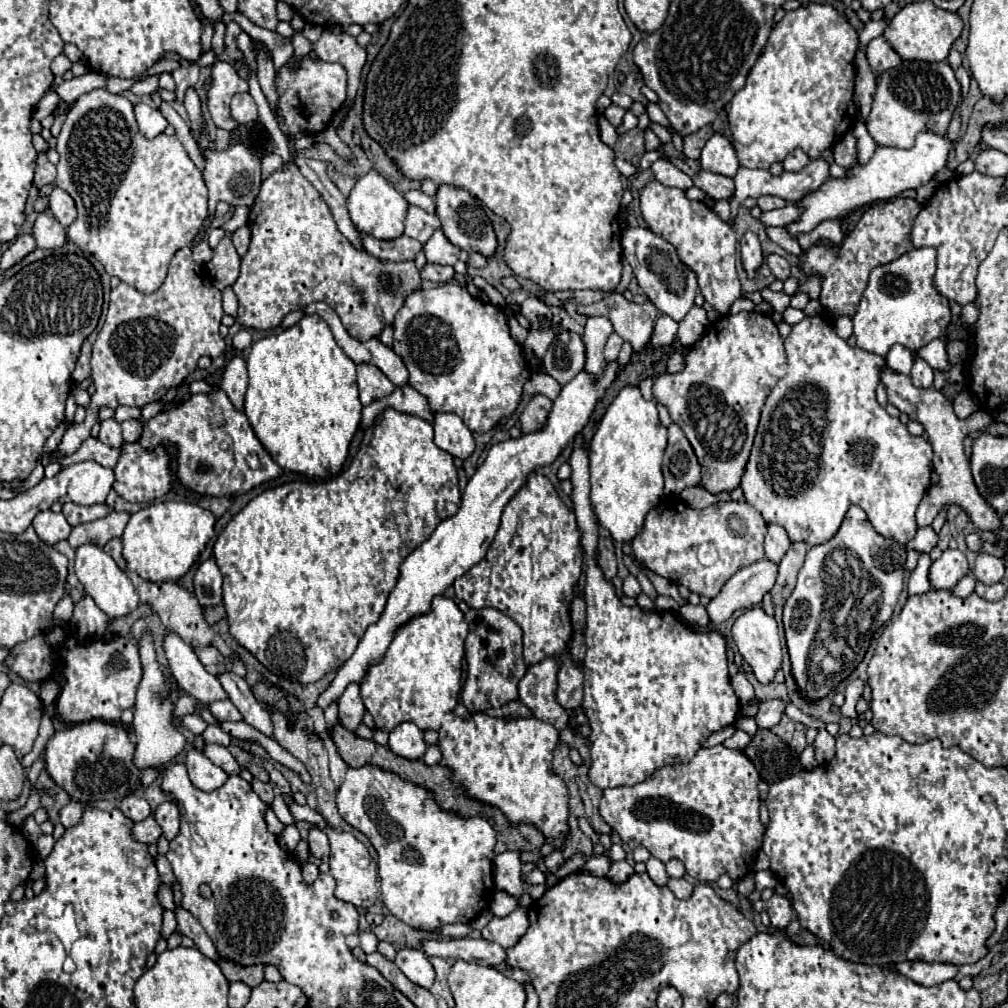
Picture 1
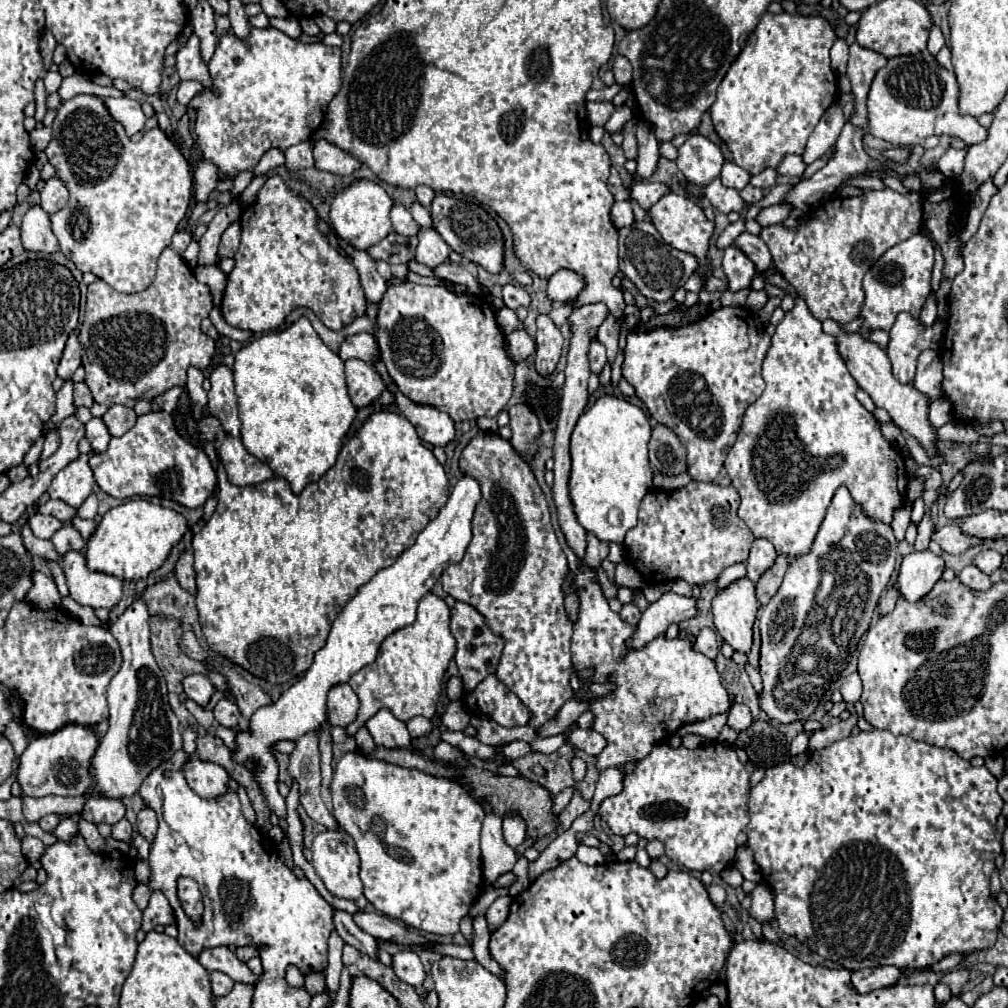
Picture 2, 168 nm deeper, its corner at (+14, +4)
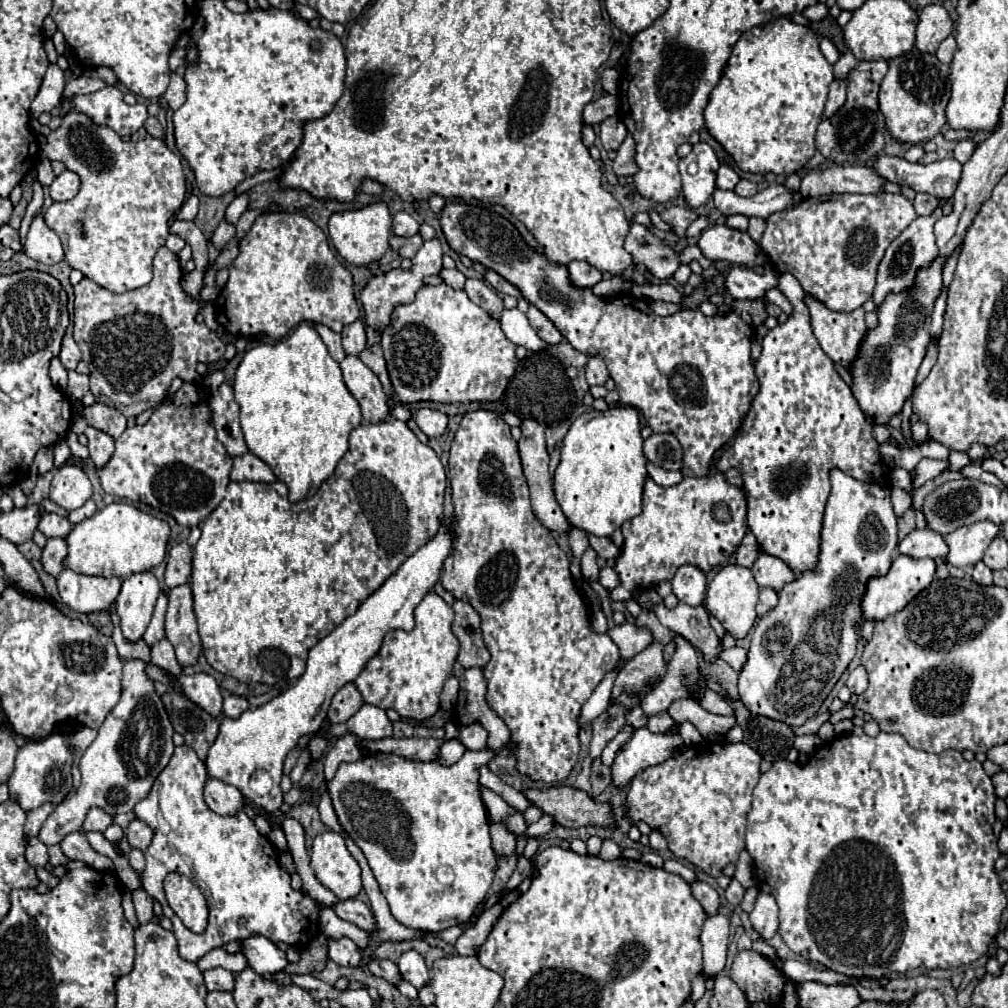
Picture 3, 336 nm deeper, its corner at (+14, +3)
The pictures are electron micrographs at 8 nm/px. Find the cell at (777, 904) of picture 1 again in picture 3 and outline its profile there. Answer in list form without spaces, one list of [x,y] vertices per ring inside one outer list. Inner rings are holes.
[[[761,893],[761,895],[757,897],[755,909],[749,913],[751,925],[753,925],[753,929],[761,935],[761,939],[769,941],[769,939],[777,933],[777,927],[779,927],[777,913],[779,913],[779,909],[777,909],[777,903],[775,903],[773,895]]]

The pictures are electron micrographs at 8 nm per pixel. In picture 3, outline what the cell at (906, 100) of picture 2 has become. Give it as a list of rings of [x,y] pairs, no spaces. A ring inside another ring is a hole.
[[[911,49],[889,61],[889,71],[879,91],[879,109],[885,115],[887,129],[897,141],[925,143],[947,123],[945,107],[949,103],[949,95],[949,67],[931,53]]]

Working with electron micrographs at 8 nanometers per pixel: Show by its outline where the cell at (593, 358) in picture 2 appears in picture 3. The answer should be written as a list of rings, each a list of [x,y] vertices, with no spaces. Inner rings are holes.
[[[591,357],[585,367],[585,373],[589,385],[605,385],[607,381],[607,367],[605,361],[601,361],[601,357]]]

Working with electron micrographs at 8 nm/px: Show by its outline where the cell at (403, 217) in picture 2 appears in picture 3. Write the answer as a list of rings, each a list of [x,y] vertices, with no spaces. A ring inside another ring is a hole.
[[[405,211],[395,213],[395,217],[393,217],[393,233],[397,237],[411,237],[417,231],[419,231],[419,223],[409,213],[405,213]]]

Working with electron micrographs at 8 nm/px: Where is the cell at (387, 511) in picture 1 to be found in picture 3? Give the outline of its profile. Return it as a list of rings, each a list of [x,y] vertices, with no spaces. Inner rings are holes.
[[[389,419],[385,423],[367,423],[359,425],[357,429],[351,431],[349,437],[349,451],[345,457],[339,461],[333,477],[329,477],[313,495],[311,499],[299,501],[299,503],[289,503],[287,499],[287,487],[281,481],[275,483],[229,483],[227,495],[221,501],[221,505],[207,517],[207,521],[201,527],[201,539],[197,541],[192,555],[191,590],[193,594],[193,607],[195,607],[195,617],[199,625],[199,637],[203,645],[203,653],[207,663],[223,673],[231,675],[243,683],[267,683],[275,685],[281,679],[297,679],[305,671],[307,663],[307,653],[317,641],[321,641],[325,635],[329,635],[345,617],[353,615],[361,601],[365,601],[373,591],[377,591],[387,577],[391,577],[405,559],[409,559],[419,547],[423,547],[427,541],[435,537],[435,533],[441,527],[443,519],[443,497],[445,497],[445,487],[447,487],[447,477],[445,469],[435,455],[435,451],[421,443],[415,433],[407,427],[405,421],[399,419]]]

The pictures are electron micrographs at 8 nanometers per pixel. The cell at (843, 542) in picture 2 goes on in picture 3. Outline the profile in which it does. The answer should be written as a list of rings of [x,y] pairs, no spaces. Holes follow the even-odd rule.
[[[831,469],[829,479],[831,495],[825,507],[819,565],[813,571],[805,571],[793,583],[787,583],[779,593],[777,607],[757,621],[747,661],[739,671],[737,683],[739,699],[753,715],[773,717],[775,721],[785,721],[791,727],[803,725],[807,719],[817,715],[825,697],[851,663],[861,625],[859,603],[865,593],[865,583],[871,577],[879,577],[889,571],[893,561],[891,555],[897,547],[897,515],[891,505],[891,487],[857,481],[841,469]]]

